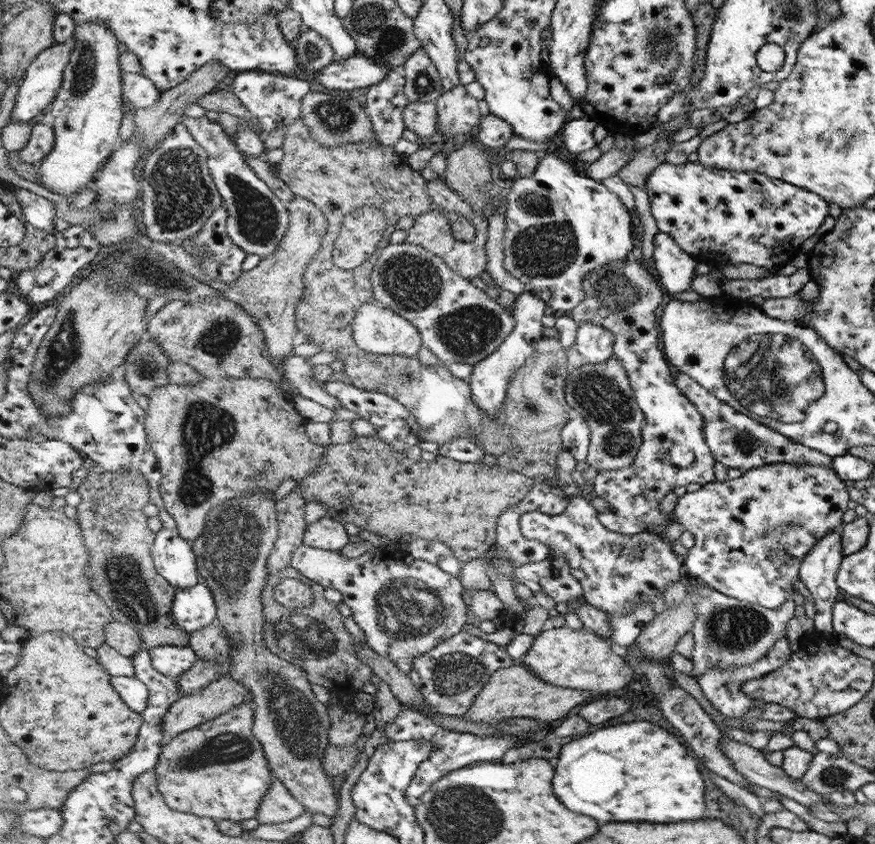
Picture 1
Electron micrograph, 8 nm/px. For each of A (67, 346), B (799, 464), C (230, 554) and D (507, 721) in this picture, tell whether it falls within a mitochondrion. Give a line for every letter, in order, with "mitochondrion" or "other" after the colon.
A: mitochondrion
B: other
C: mitochondrion
D: other

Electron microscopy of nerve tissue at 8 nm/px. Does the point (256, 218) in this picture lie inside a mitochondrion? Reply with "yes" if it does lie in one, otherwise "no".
yes

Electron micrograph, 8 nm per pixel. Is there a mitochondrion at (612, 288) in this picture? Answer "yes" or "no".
yes

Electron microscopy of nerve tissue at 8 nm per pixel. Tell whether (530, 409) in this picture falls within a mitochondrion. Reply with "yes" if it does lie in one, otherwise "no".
yes

